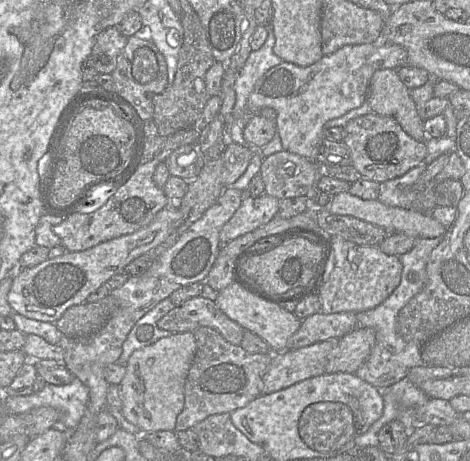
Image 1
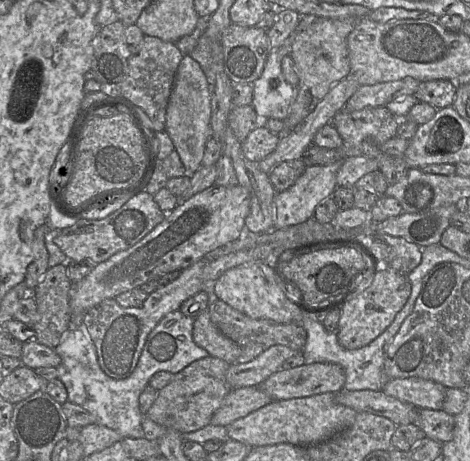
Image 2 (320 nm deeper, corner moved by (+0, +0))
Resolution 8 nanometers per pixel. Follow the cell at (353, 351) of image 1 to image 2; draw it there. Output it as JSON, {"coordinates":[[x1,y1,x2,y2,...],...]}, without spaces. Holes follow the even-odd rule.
{"coordinates":[[334,363,304,364,279,370,259,387,272,399,288,400,322,393,337,393,343,389,345,373]]}

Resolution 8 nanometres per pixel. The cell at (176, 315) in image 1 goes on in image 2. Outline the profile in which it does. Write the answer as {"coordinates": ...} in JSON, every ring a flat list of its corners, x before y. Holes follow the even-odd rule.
{"coordinates":[[221,300,209,304,207,311,217,328,240,347,238,363,249,362,274,345,284,345,302,353,307,341,307,332,301,323,279,324,271,320,254,319]]}

